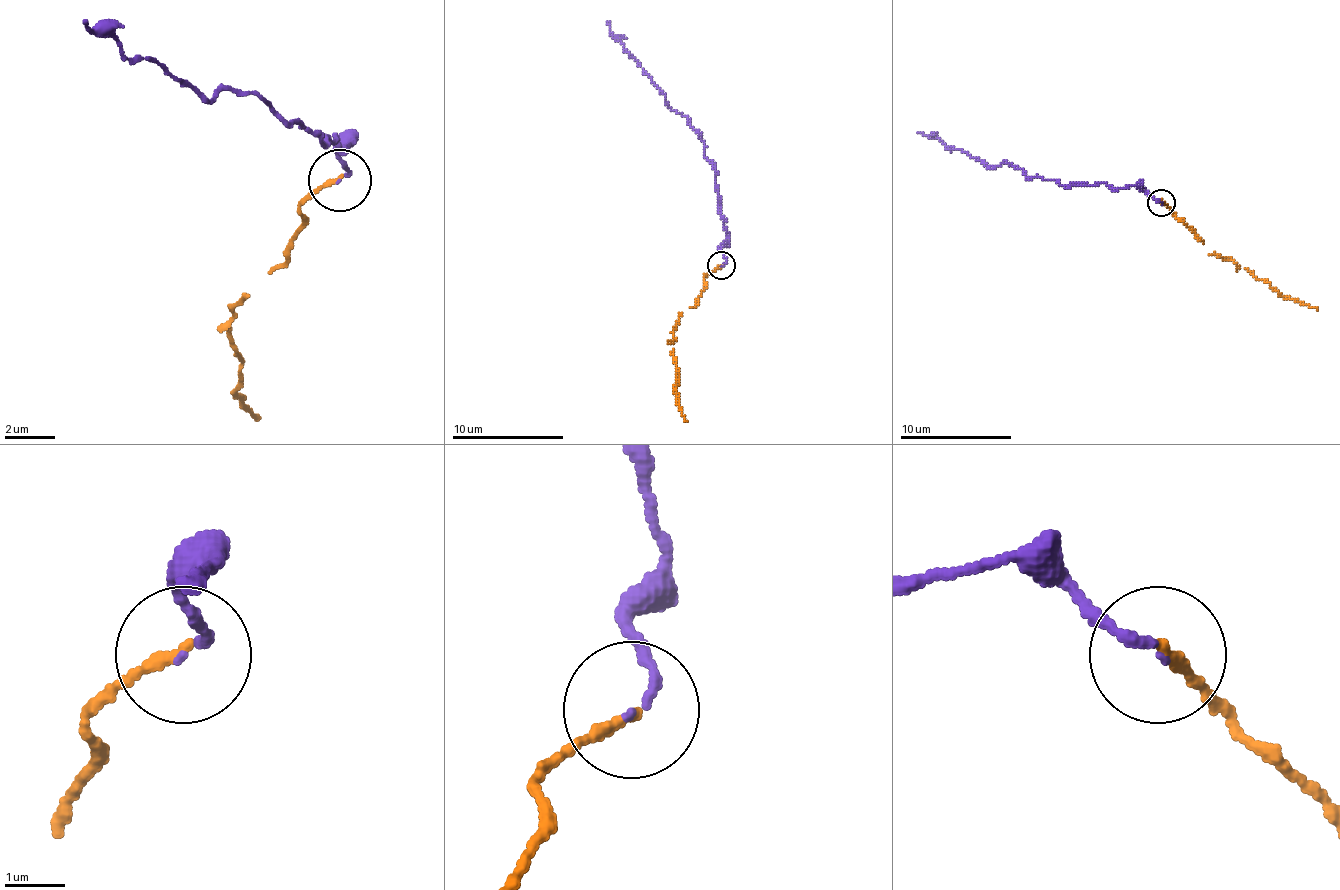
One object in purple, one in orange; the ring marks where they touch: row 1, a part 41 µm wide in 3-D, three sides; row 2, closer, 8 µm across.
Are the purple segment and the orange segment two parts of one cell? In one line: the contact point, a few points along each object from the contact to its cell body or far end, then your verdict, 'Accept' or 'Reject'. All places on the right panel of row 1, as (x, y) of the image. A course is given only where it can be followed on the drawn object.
Place: (1161, 202). Course of purple: (1162, 202), (1134, 185), (1062, 185), (1012, 163), (984, 166), (917, 132). Course of orange: (1162, 202), (1198, 238), (1209, 255), (1228, 260), (1292, 299), (1317, 307). Accept

